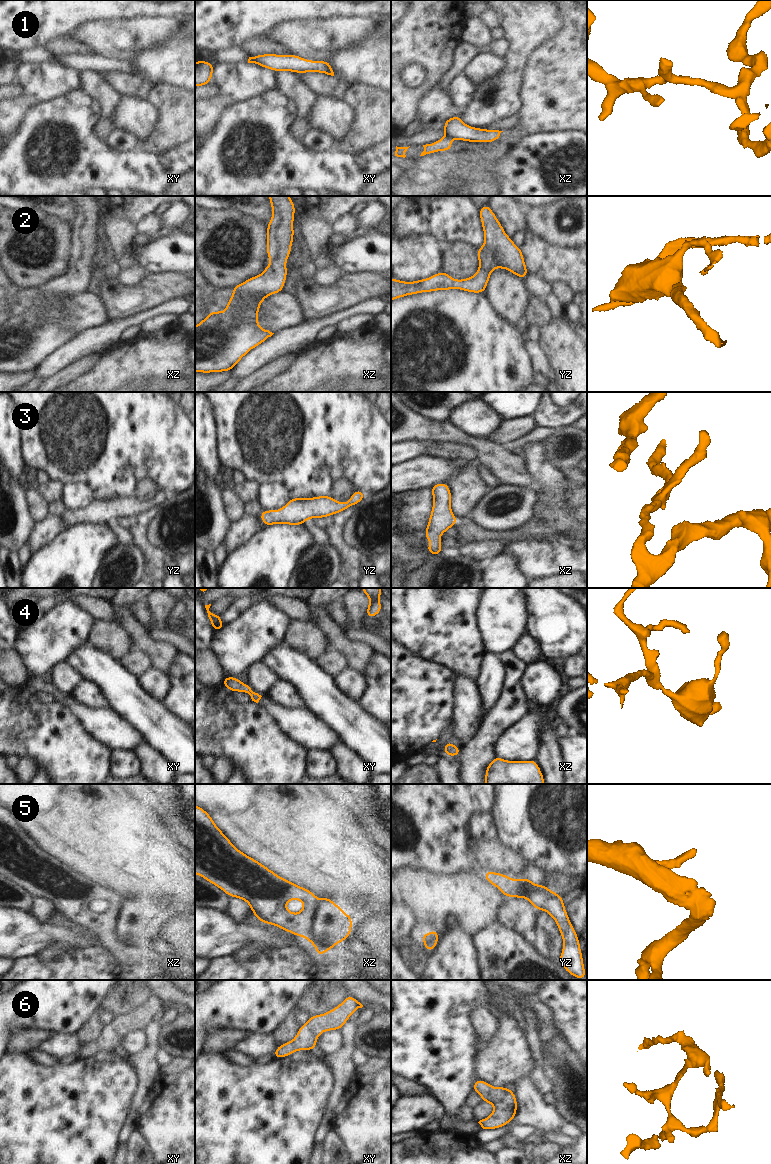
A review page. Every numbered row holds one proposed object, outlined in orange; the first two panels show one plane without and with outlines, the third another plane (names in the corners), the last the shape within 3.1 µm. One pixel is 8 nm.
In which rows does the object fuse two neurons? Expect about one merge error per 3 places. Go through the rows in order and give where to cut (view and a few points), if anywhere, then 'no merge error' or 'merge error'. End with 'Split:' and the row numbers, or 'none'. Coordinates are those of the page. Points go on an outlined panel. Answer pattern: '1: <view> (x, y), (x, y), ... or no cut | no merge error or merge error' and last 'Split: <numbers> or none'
1: xz (446, 135), (449, 138) | merge error
2: no cut | no merge error
3: no cut | no merge error
4: no cut | no merge error
5: yz (515, 881), (518, 888), (524, 882), (530, 882), (535, 887) | merge error
6: no cut | no merge error
Split: 1, 5

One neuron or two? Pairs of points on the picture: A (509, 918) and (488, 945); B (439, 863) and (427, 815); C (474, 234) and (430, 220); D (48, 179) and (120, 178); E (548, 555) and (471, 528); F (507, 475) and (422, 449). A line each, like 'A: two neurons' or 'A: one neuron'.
A: two neurons
B: one neuron
C: one neuron
D: one neuron
E: two neurons
F: two neurons

